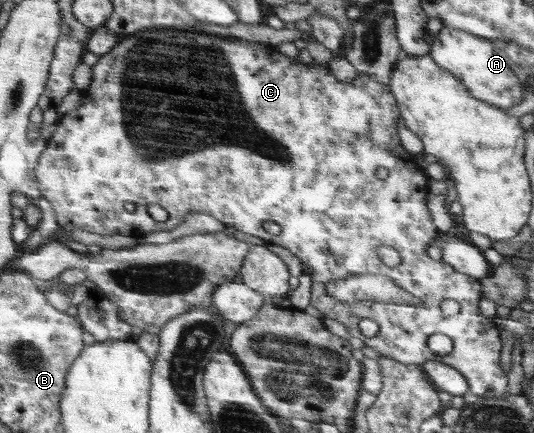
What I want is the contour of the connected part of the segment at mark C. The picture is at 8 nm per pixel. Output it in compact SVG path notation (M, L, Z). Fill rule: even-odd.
M152 29L146 31L139 30L136 35L132 34L128 38L119 41L108 53L99 56L98 61L92 67L92 79L86 89L79 90L82 103L74 111L59 117L54 133L46 140L45 153L41 159L35 173L40 183L41 197L47 199L56 213L59 228L68 231L82 230L96 233L102 236L123 235L136 239L146 234L158 233L160 231L172 231L180 223L184 223L186 215L192 211L206 212L214 219L222 221L226 226L232 226L235 230L250 234L264 240L266 243L274 243L288 249L294 254L302 264L312 268L312 297L310 305L321 312L323 317L328 317L339 321L344 327L348 328L351 337L358 338L363 344L378 351L380 356L397 360L404 364L424 364L425 362L436 361L450 365L458 369L462 376L469 382L468 398L472 399L475 395L479 396L502 396L510 395L509 376L506 367L502 367L502 330L498 329L498 318L484 317L480 313L480 301L486 299L482 295L481 279L466 276L462 272L456 271L448 263L441 260L434 260L428 257L428 247L434 242L437 229L432 223L432 216L426 205L427 195L434 195L431 185L434 179L420 169L419 157L410 154L400 144L398 136L398 119L401 117L400 107L396 97L392 94L389 87L372 76L359 74L352 81L338 80L329 68L327 63L312 62L304 65L296 58L282 55L277 50L277 46L265 43L254 43L251 41L239 40L230 37L218 37L218 35L204 35L198 31L178 31L178 29ZM158 203L168 211L168 219L164 223L154 221L148 214L148 205ZM266 221L274 221L281 228L280 235L270 235L263 228ZM381 246L394 248L402 258L402 263L398 267L387 267L378 257L378 249ZM362 274L381 274L391 277L396 286L403 291L410 293L418 299L414 305L374 305L374 303L344 303L330 296L326 291L326 284L338 282L350 276ZM445 299L454 299L460 304L460 311L456 315L447 316L442 313L440 305ZM362 319L373 319L378 323L379 331L374 337L366 337L360 332L358 323ZM434 333L443 333L452 338L453 348L448 355L434 355L428 349L427 341Z

